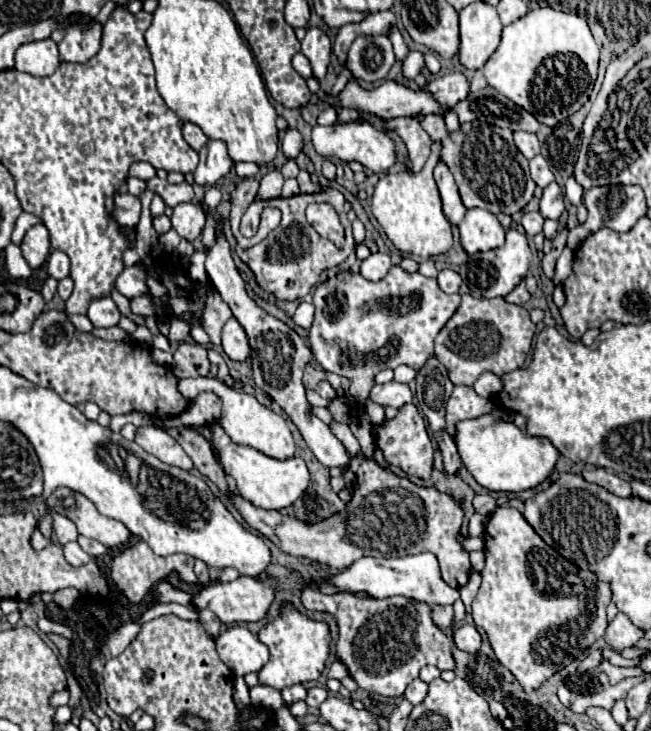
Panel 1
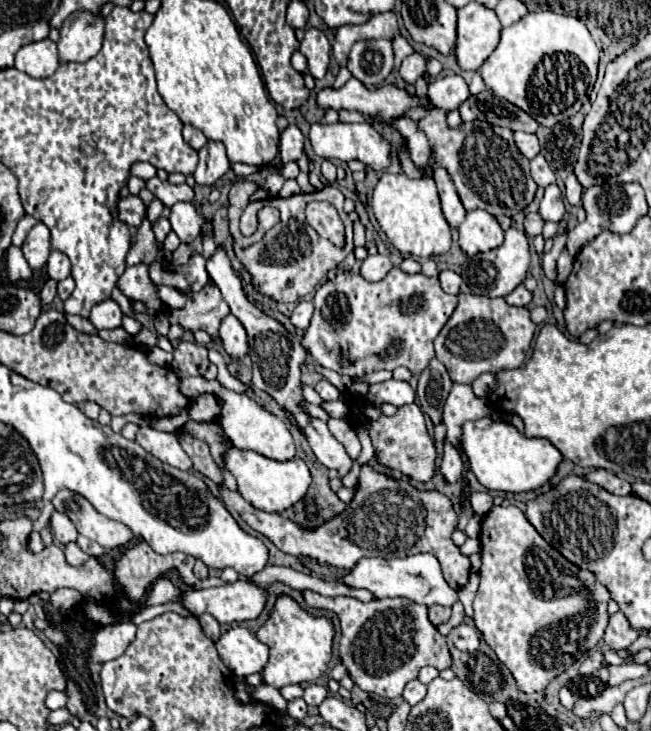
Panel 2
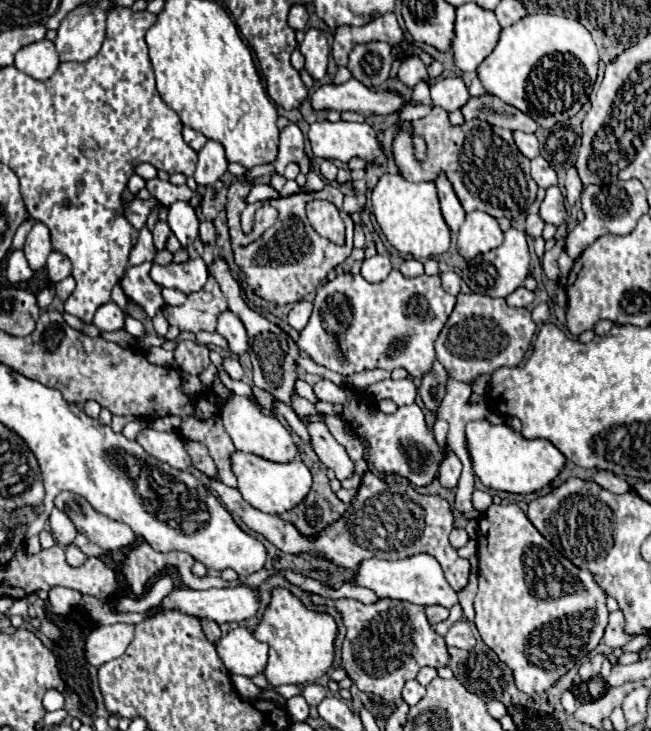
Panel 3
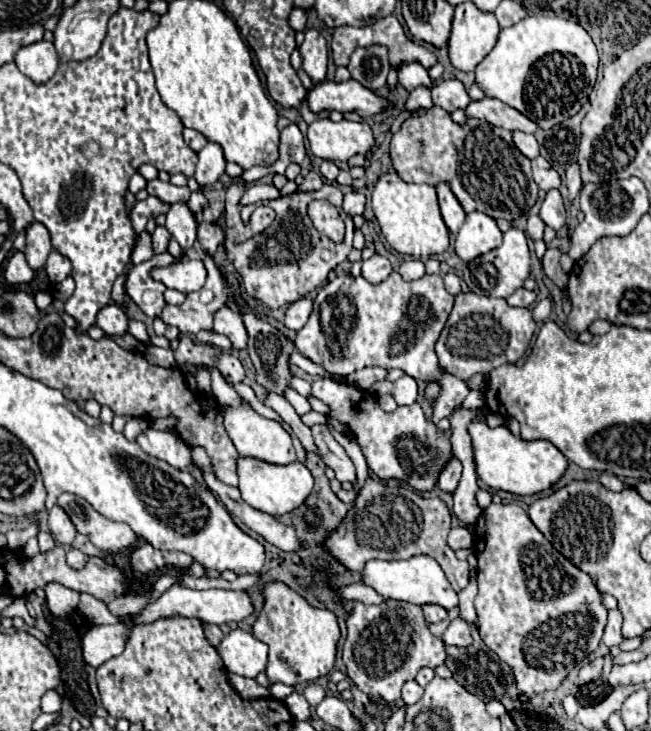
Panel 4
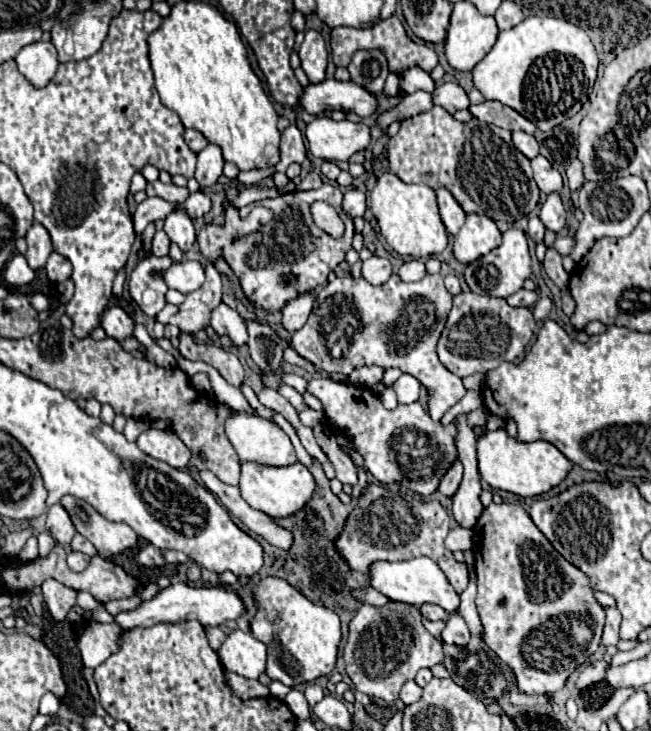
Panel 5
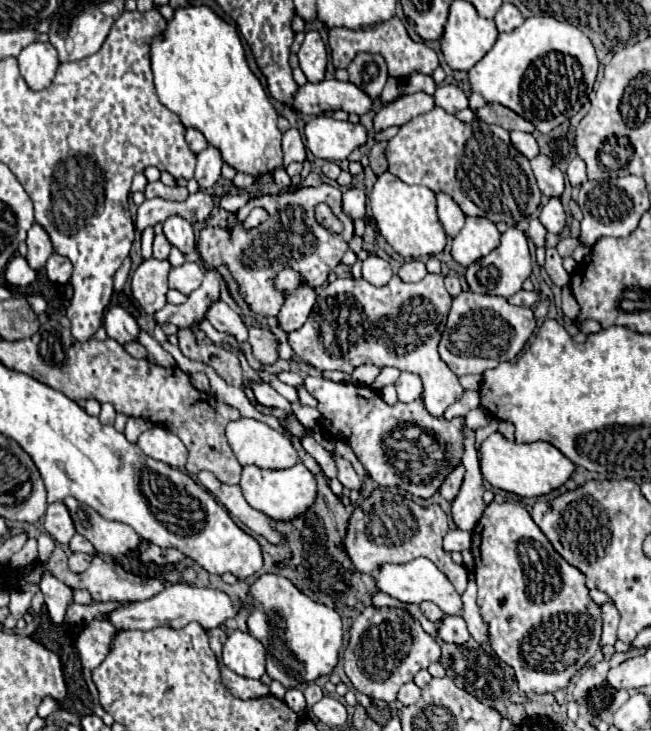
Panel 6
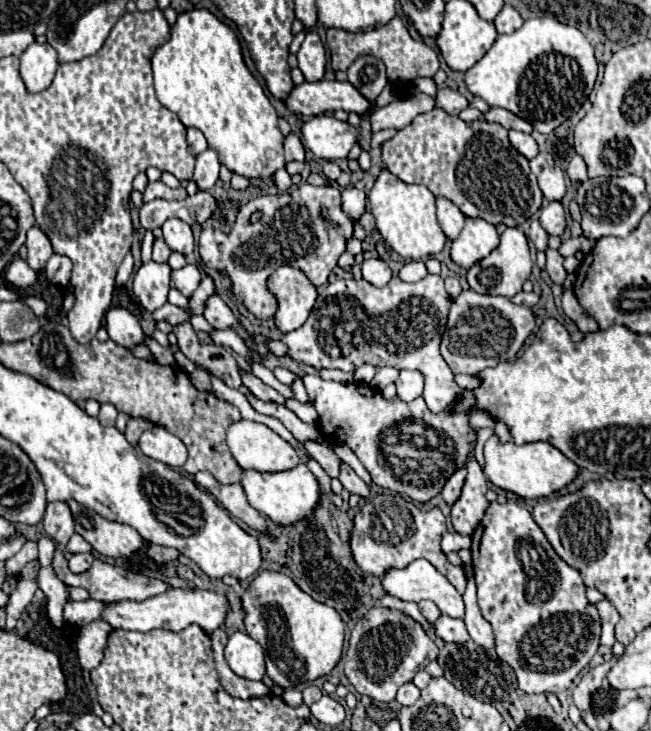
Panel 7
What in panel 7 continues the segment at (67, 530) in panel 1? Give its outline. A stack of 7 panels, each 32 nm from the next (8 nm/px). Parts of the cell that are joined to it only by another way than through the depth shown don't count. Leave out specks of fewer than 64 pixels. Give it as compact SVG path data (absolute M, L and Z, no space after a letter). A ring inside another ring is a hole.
M50 502L44 514L44 532L58 544L68 544L74 534L74 520L66 502Z

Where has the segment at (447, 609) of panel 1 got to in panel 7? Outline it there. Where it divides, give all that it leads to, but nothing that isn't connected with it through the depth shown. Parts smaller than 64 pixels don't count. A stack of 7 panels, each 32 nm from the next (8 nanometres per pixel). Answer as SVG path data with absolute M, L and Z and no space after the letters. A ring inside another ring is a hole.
M422 600L418 606L420 606L420 612L426 616L426 620L432 622L432 624L442 616L442 612L440 612L440 610L436 608L436 604L432 604L430 600Z

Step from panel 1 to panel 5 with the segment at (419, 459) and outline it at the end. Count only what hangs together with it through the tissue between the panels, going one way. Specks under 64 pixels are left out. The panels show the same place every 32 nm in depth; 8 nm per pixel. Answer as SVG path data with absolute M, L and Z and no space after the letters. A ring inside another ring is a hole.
M312 378L308 382L308 392L324 404L324 414L328 418L328 424L334 422L338 428L342 428L346 432L346 436L352 438L354 446L364 456L364 464L366 464L368 472L372 472L372 476L380 484L406 482L404 472L400 472L400 468L396 468L396 456L392 456L392 436L396 436L396 432L416 430L416 432L428 436L428 440L432 440L432 444L436 444L440 448L442 460L440 460L440 464L436 464L436 472L428 480L408 480L408 484L406 484L412 492L416 492L420 496L432 494L438 488L438 482L440 482L440 476L444 474L444 470L456 460L456 448L454 448L456 426L454 424L442 426L440 422L434 422L424 412L420 402L414 402L408 406L400 404L394 410L384 410L384 406L380 404L380 398L376 394L372 394L372 390L358 388L358 386L344 384L344 382L334 382L332 378Z

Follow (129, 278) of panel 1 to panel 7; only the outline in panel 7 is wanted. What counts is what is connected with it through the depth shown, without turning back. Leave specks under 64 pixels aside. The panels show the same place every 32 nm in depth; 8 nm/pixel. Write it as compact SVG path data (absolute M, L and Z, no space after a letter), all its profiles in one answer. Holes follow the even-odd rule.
M150 260L142 264L134 274L134 294L148 312L154 312L156 308L166 304L170 290L170 270L172 268L166 262L156 264L154 260Z

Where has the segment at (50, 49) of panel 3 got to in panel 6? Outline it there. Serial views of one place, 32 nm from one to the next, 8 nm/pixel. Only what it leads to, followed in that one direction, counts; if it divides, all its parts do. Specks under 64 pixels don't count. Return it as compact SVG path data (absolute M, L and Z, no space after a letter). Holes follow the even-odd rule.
M32 42L20 52L20 74L32 90L46 88L58 68L58 54L50 42Z

